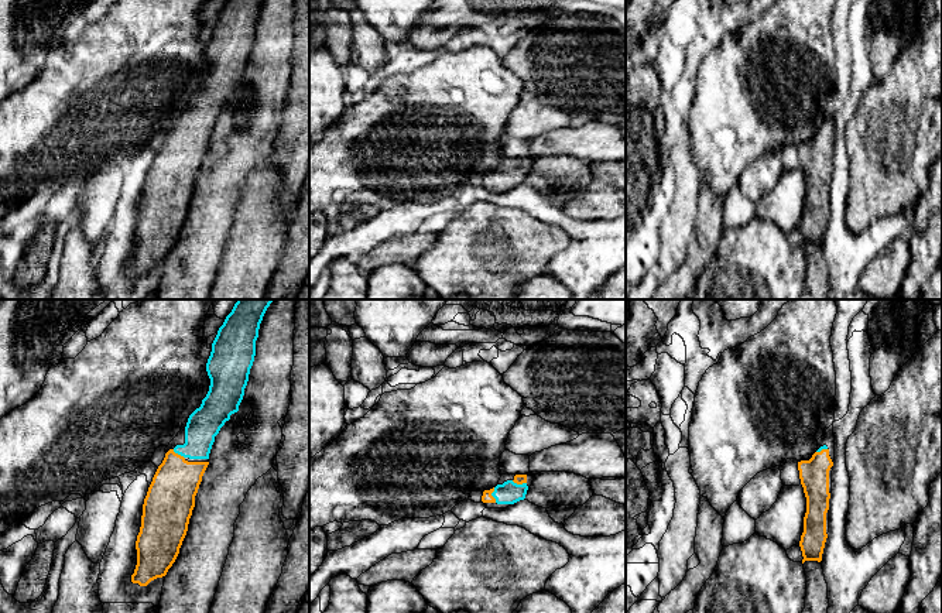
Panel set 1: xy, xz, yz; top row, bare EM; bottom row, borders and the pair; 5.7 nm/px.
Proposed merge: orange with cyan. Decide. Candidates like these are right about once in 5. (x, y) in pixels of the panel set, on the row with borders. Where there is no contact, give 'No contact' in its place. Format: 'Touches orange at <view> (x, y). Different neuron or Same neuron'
Touches orange at xz (490, 495). Same neuron

